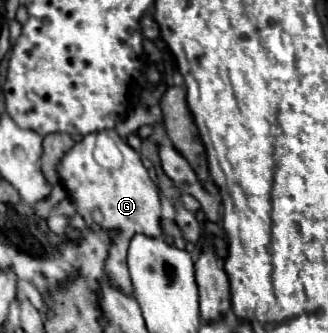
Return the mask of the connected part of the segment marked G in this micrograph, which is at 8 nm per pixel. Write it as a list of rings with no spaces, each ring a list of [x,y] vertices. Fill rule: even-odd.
[[[108,129],[97,134],[95,152],[93,134],[77,142],[57,164],[57,174],[89,228],[105,228],[107,232],[117,232],[117,244],[113,244],[113,252],[109,252],[105,260],[105,276],[113,276],[113,284],[117,284],[121,292],[133,294],[125,264],[125,252],[133,232],[145,232],[145,236],[165,236],[161,228],[161,204],[157,198],[159,190],[149,178],[149,172],[143,166],[139,154],[127,146],[123,138],[117,136],[115,129]],[[95,210],[101,214],[101,220],[95,218]]]

